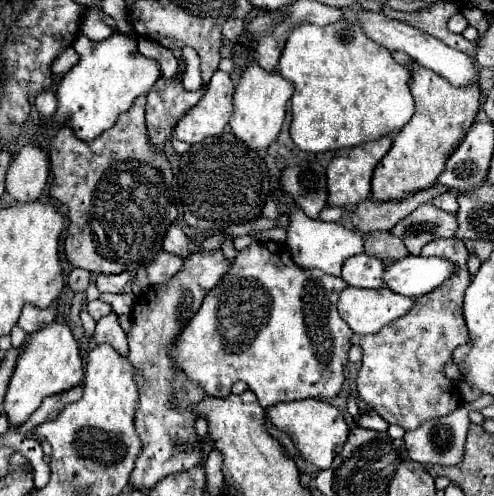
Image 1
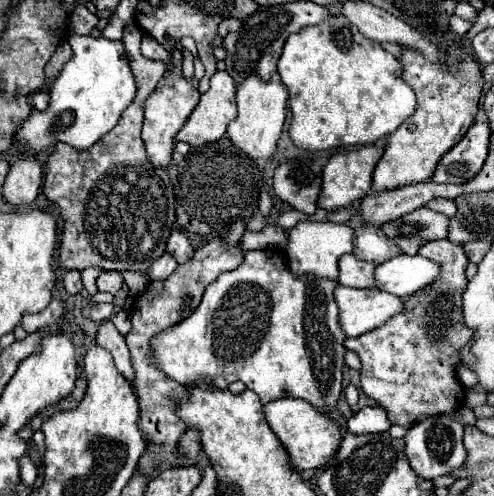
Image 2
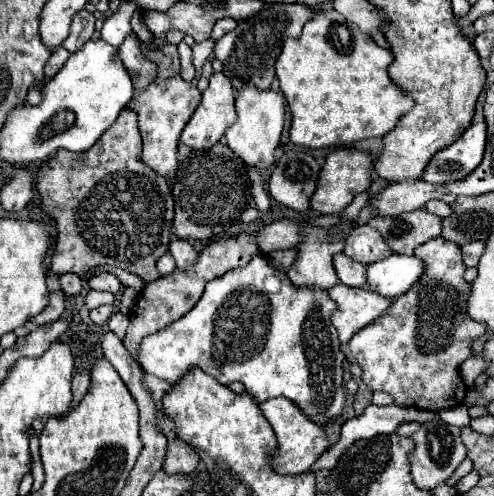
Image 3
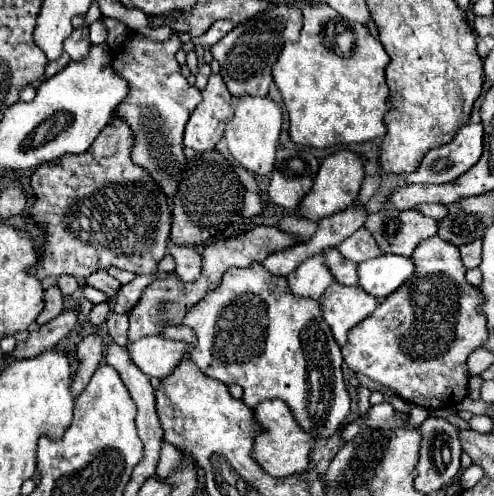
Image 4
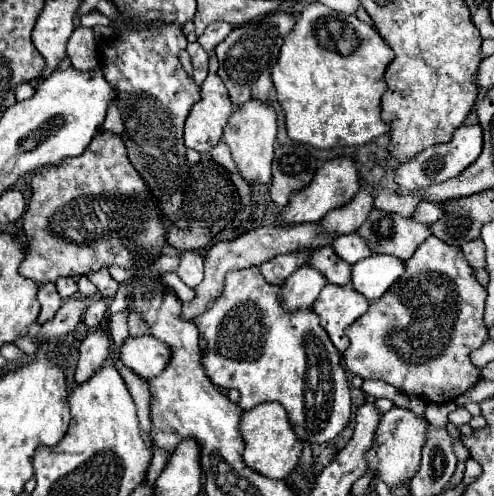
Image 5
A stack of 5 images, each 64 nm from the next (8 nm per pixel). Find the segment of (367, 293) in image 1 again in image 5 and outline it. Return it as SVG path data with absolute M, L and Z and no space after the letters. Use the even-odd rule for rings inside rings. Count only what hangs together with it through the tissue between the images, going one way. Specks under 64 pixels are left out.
M326 284L318 300L312 304L312 310L320 316L320 324L340 352L348 348L348 336L344 334L344 330L352 322L356 322L368 308L370 300L366 296L360 296L360 292L350 286L336 284Z

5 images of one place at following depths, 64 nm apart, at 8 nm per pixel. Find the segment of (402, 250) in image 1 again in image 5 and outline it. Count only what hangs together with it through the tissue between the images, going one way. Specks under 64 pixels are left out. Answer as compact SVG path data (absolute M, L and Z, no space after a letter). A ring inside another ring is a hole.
M346 234L346 236L338 236L334 240L334 250L336 254L346 260L348 264L356 264L358 260L364 260L368 256L372 256L372 248L368 246L368 240L362 238L360 234Z

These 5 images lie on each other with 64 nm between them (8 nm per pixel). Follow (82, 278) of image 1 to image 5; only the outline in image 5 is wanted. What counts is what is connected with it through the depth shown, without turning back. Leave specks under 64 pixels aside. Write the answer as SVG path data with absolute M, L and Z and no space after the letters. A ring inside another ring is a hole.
M60 278L56 280L56 288L58 288L58 294L62 298L70 298L78 292L78 286L76 286L76 280L74 278Z

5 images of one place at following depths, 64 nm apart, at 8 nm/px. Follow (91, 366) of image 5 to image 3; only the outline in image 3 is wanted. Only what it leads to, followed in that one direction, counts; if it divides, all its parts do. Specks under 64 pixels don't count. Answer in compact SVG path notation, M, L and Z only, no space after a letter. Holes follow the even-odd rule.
M80 372L80 374L76 374L76 376L74 376L72 384L74 384L76 400L72 402L72 408L76 408L76 406L78 406L78 402L84 398L84 394L86 394L86 390L88 390L88 382L90 382L90 376L88 376L86 372Z

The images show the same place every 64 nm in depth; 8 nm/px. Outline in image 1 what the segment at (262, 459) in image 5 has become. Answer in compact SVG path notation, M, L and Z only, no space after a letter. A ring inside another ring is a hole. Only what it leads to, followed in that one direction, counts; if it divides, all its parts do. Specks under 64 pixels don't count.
M308 398L308 400L284 402L284 404L268 408L268 416L270 416L270 420L274 422L276 428L280 428L280 430L284 430L284 432L288 432L292 436L292 440L296 442L296 448L300 450L302 458L308 460L310 464L314 464L320 470L330 468L334 456L348 442L350 426L346 424L344 414L340 412L338 406L334 406L334 404L326 402L326 400Z

